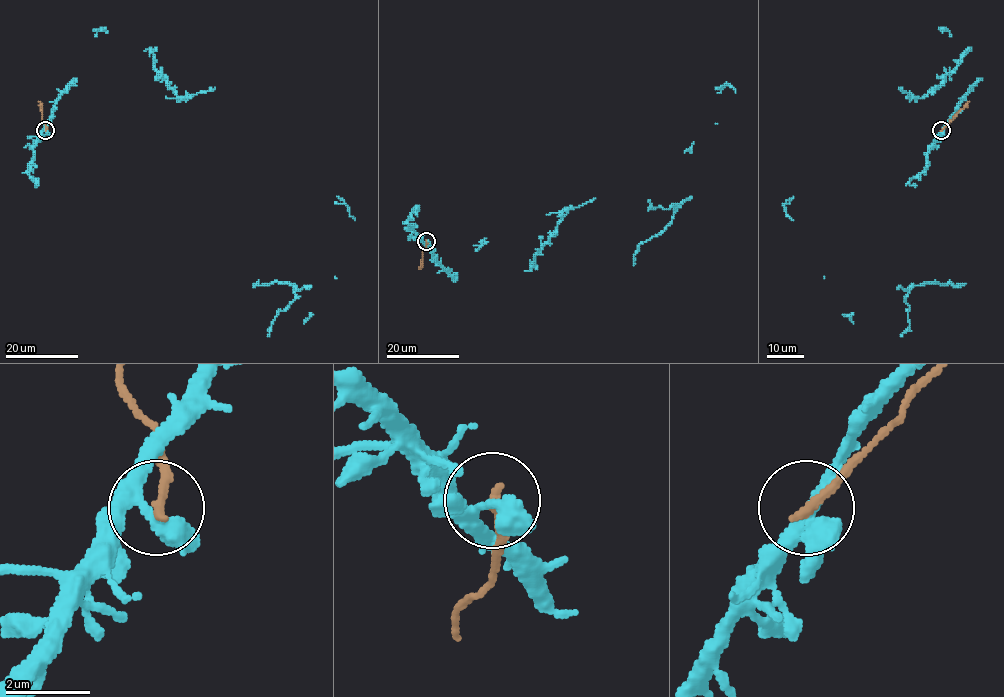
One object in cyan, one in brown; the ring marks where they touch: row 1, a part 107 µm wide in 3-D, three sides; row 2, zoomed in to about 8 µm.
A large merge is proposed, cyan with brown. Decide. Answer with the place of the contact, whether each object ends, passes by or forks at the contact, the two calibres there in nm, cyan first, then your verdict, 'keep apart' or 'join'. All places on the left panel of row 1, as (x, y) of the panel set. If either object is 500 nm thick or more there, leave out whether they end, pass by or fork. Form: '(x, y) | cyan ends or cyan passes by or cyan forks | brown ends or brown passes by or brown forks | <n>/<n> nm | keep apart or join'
(45, 130) | cyan forks | brown ends | 300/240 nm | keep apart

